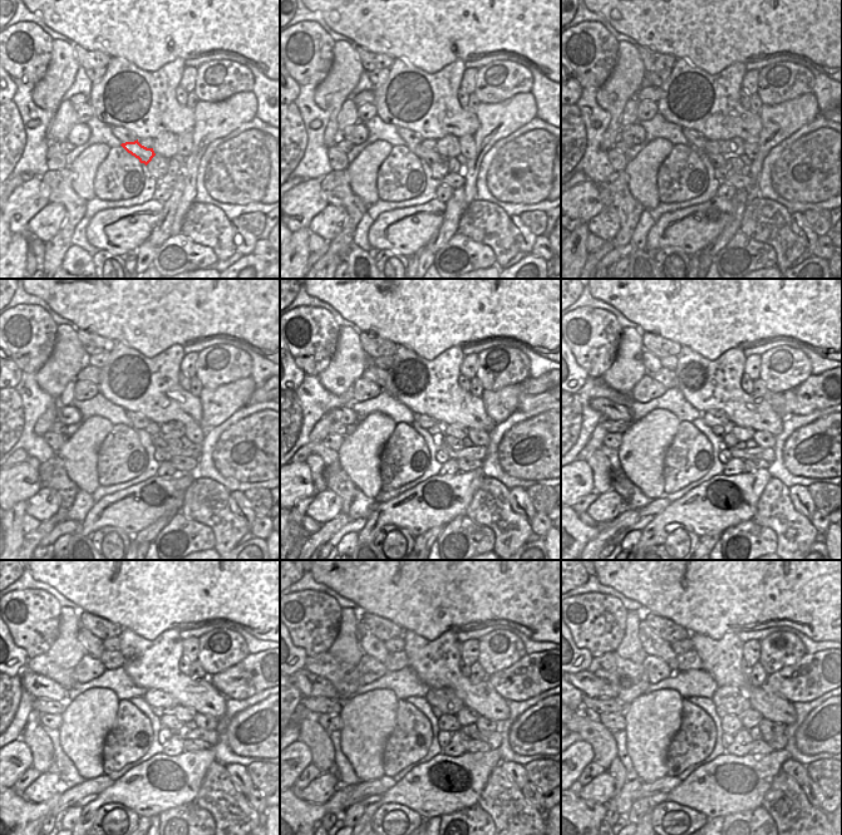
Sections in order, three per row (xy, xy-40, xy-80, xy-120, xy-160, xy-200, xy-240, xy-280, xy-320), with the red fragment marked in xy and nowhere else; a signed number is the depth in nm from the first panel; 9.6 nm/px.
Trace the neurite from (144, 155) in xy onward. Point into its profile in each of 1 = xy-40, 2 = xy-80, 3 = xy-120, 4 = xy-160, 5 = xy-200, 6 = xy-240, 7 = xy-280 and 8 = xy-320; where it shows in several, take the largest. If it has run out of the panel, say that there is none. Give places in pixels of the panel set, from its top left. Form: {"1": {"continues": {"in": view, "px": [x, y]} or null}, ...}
{"1": {"continues": {"in": "xy-40", "px": [429, 156]}}, "2": {"continues": {"in": "xy-80", "px": [718, 161]}}, "3": {"continues": {"in": "xy-120", "px": [193, 451]}}, "4": {"continues": {"in": "xy-160", "px": [476, 452]}}, "5": {"continues": {"in": "xy-200", "px": [768, 455]}}, "6": {"continues": {"in": "xy-240", "px": [211, 737]}}, "7": {"continues": {"in": "xy-280", "px": [493, 738]}}, "8": {"continues": {"in": "xy-320", "px": [777, 741]}}}

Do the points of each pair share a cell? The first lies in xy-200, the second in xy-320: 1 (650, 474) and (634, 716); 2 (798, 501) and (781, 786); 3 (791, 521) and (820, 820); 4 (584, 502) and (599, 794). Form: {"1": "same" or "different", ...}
{"1": "same", "2": "different", "3": "same", "4": "different"}

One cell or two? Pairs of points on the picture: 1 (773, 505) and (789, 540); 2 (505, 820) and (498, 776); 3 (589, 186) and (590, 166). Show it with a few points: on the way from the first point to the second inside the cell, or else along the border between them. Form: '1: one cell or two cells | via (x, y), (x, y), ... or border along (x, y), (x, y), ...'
1: one cell | via (779, 514), (789, 525), (789, 531)
2: one cell | via (505, 809), (500, 787)
3: two cells | border along (587, 178), (596, 183)

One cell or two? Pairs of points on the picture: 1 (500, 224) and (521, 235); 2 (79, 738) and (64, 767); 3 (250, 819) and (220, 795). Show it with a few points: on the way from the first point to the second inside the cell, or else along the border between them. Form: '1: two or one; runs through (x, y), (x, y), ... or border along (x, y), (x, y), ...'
1: two; border along (510, 217), (520, 251)
2: two; border along (58, 731), (63, 752), (75, 770), (85, 779)
3: one; runs through (242, 818), (227, 802)

